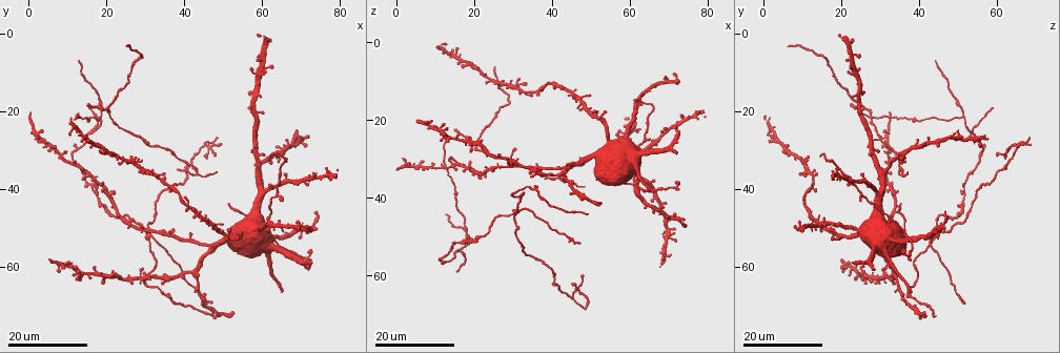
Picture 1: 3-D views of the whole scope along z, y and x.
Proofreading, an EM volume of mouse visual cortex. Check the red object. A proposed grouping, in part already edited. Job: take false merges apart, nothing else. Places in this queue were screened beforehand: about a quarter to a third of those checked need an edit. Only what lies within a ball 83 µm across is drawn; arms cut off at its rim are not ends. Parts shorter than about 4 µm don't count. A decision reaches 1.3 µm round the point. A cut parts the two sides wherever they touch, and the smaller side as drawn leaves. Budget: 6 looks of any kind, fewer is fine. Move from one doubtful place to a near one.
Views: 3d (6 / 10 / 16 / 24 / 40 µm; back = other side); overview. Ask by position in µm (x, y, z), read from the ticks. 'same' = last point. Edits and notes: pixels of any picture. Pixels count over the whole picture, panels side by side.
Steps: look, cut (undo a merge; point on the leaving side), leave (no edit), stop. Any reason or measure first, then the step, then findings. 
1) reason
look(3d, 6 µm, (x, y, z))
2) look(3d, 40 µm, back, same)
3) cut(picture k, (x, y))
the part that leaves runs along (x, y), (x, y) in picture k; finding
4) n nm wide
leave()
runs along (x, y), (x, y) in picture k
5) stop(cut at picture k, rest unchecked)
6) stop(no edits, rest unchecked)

three-way junction
look(3d, 16 µm, (20.0, 19.5, 26.5))

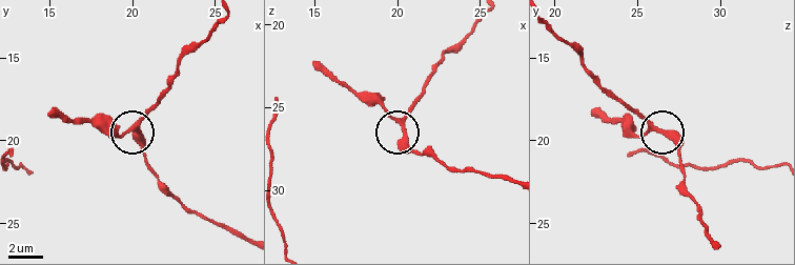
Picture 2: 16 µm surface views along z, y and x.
look(3d, 10 µm, (20.3, 19.2, 25.8))

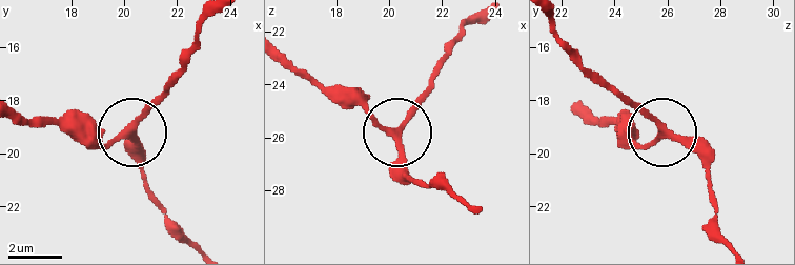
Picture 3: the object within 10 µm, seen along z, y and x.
3 arms
leave()
continuous, no second neuron

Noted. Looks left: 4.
four-way junction
look(3d, 16 µm, (47.0, 28.5, 63.5))

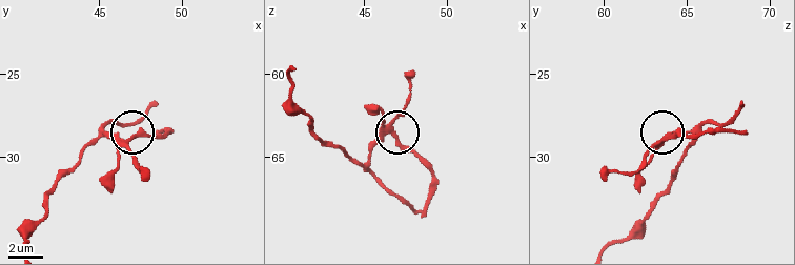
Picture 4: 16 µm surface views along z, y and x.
zoom in
look(3d, 6 µm, (46.6, 29.0, 63.5))

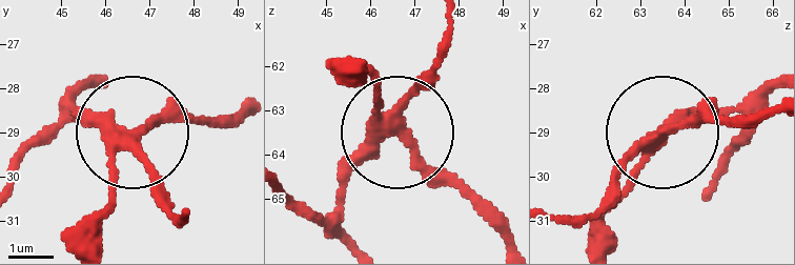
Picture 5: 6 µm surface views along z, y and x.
4 arms
cut(picture 5, (157, 120))
the part that leaves runs along (131, 140), (177, 118), (241, 110) in picture 5; a second neuron is stuck on

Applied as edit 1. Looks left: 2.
a fork
look(3d, 16 µm, (16.0, 25.5, 54.0))

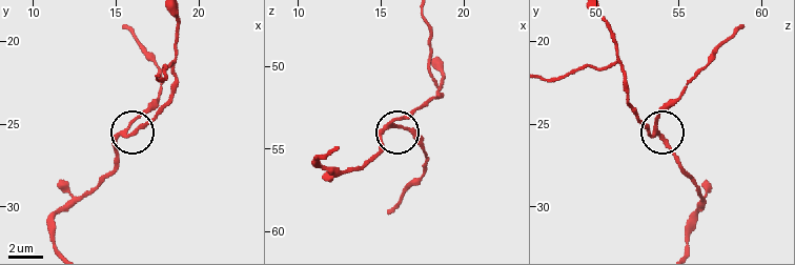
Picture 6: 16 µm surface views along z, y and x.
look(3d, 10 µm, (16.1, 24.8, 53.6))

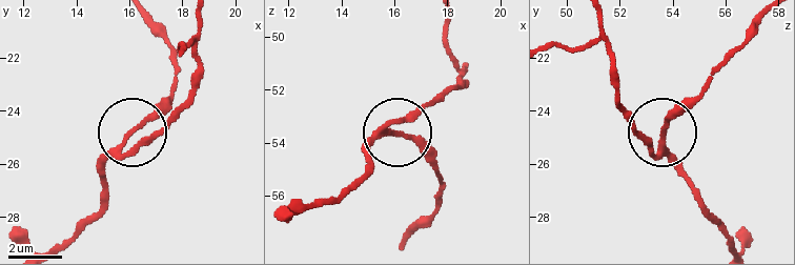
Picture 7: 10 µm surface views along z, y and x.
3 arms
leave()
all the same neuron

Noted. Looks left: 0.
stop(cut at picture 5, rest unchecked)

